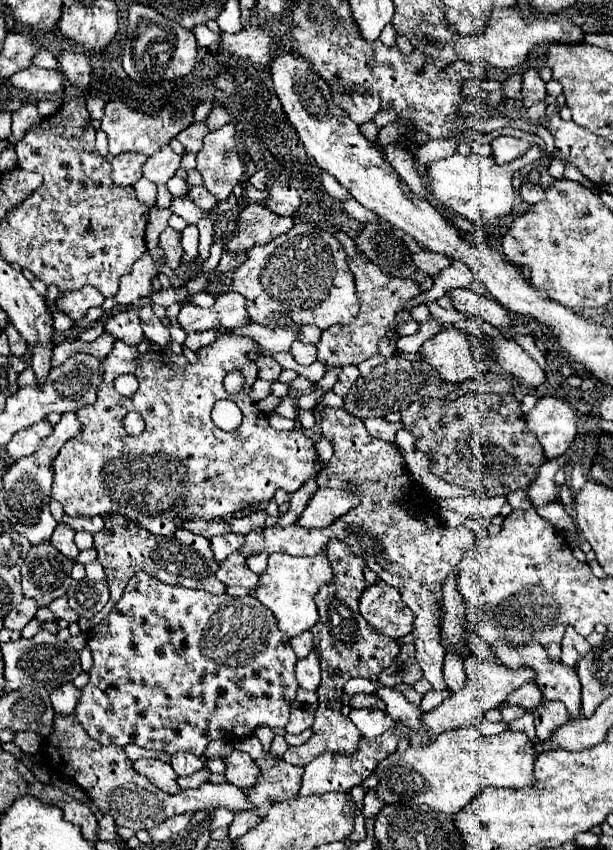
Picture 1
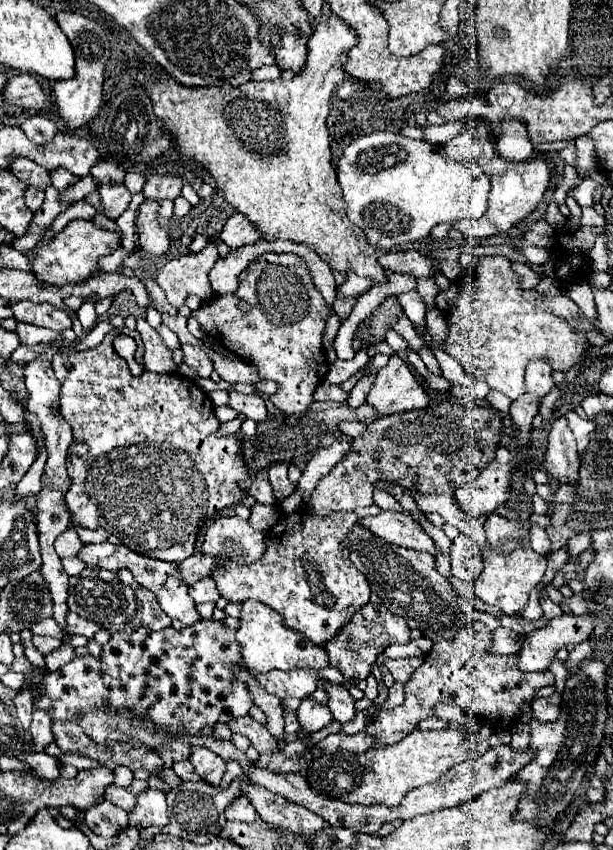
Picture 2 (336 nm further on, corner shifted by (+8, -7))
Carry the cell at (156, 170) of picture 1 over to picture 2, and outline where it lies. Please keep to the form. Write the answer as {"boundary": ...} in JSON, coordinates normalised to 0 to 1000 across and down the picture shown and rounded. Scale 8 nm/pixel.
{"boundary":[[[232,239],[222,258],[225,288],[238,300],[258,302],[268,300],[277,291],[277,276],[258,265],[258,244],[261,239]]]}

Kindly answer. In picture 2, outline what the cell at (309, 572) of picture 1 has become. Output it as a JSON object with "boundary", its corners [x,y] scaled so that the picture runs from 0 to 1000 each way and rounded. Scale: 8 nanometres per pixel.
{"boundary":[[[401,707],[395,709],[395,719],[388,728],[392,728],[392,738],[385,740],[385,754],[392,759],[398,782],[411,792],[437,792],[444,787],[476,789],[476,787],[532,787],[535,785],[532,766],[512,759],[506,752],[499,752],[499,747],[463,738],[460,726],[450,719],[440,719],[440,714],[421,707]]]}

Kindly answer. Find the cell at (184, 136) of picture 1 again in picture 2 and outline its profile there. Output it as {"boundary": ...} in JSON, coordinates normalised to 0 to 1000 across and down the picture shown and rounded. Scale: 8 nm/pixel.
{"boundary":[[[248,206],[235,218],[235,236],[287,234],[297,222],[294,206]]]}

